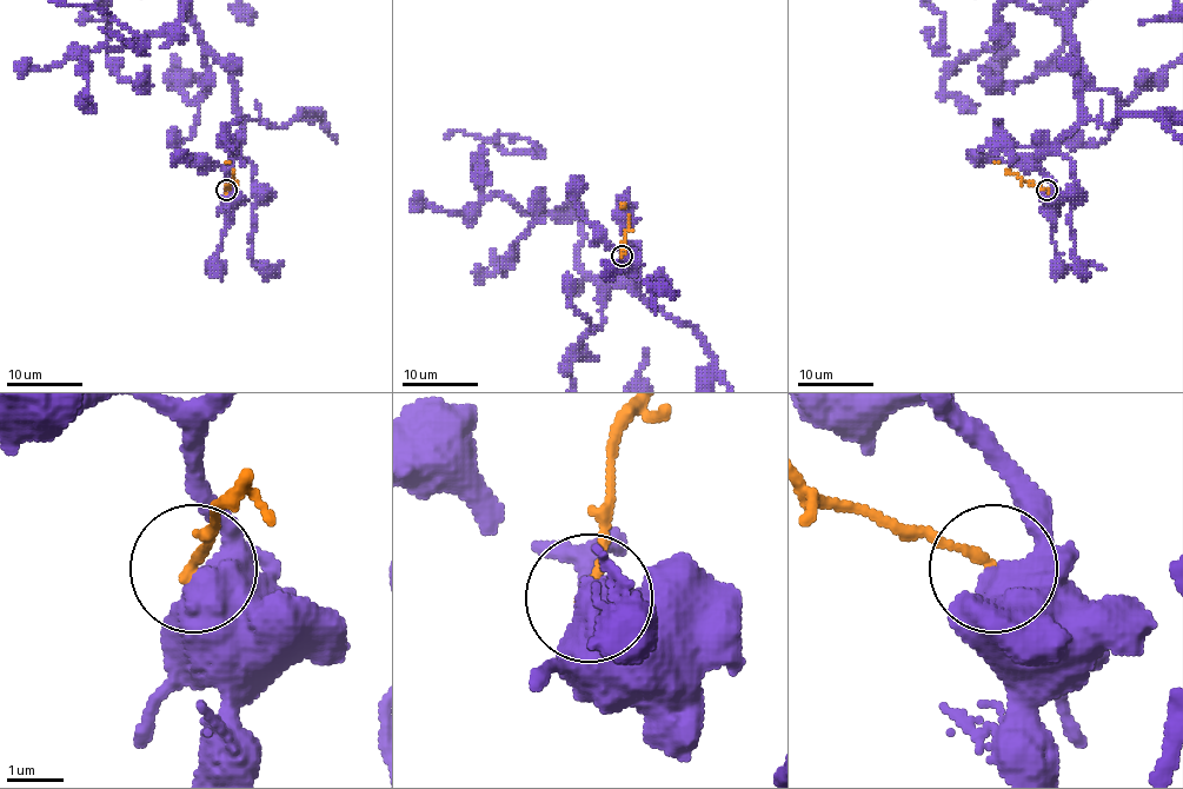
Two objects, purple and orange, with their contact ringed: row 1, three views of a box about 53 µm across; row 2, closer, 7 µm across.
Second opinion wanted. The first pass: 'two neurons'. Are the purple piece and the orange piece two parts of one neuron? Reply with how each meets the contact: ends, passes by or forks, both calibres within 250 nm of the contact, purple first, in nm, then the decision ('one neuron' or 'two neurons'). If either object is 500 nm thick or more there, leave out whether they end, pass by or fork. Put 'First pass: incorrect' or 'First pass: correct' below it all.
calibres 800 and 180 nm; two neurons
First pass: correct

